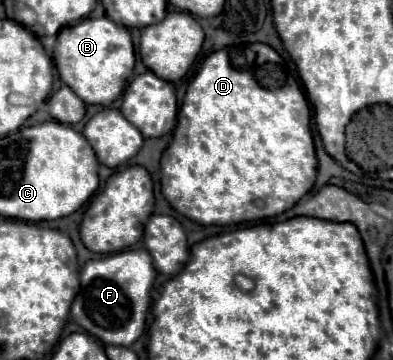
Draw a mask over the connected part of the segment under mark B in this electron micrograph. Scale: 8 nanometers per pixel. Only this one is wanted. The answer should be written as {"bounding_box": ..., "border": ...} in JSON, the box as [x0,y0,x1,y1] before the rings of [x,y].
{"bounding_box":[54,17,135,105],"border":[[[100,17],[100,19],[82,19],[74,25],[64,27],[57,35],[56,47],[54,47],[54,63],[56,69],[60,73],[60,79],[72,87],[72,91],[88,105],[110,105],[114,99],[120,97],[120,93],[124,91],[128,79],[132,77],[132,71],[135,66],[135,53],[132,43],[132,37],[128,33],[126,27],[116,25],[112,19],[108,17]]]}

